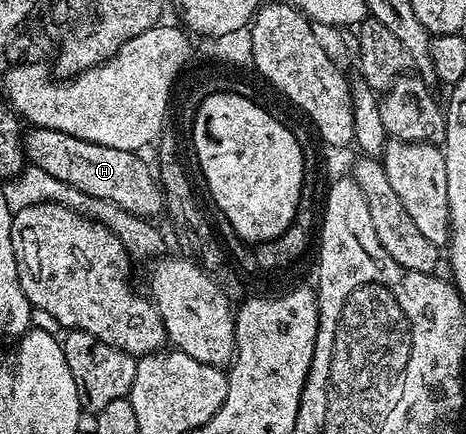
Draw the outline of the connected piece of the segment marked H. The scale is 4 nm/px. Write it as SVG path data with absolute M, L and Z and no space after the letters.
M29 128L23 134L23 149L28 165L43 168L55 180L79 188L88 196L111 200L119 208L135 216L157 220L166 213L165 193L158 181L154 167L141 159L140 153L123 148L107 148L87 140L79 140L65 132L51 128Z

